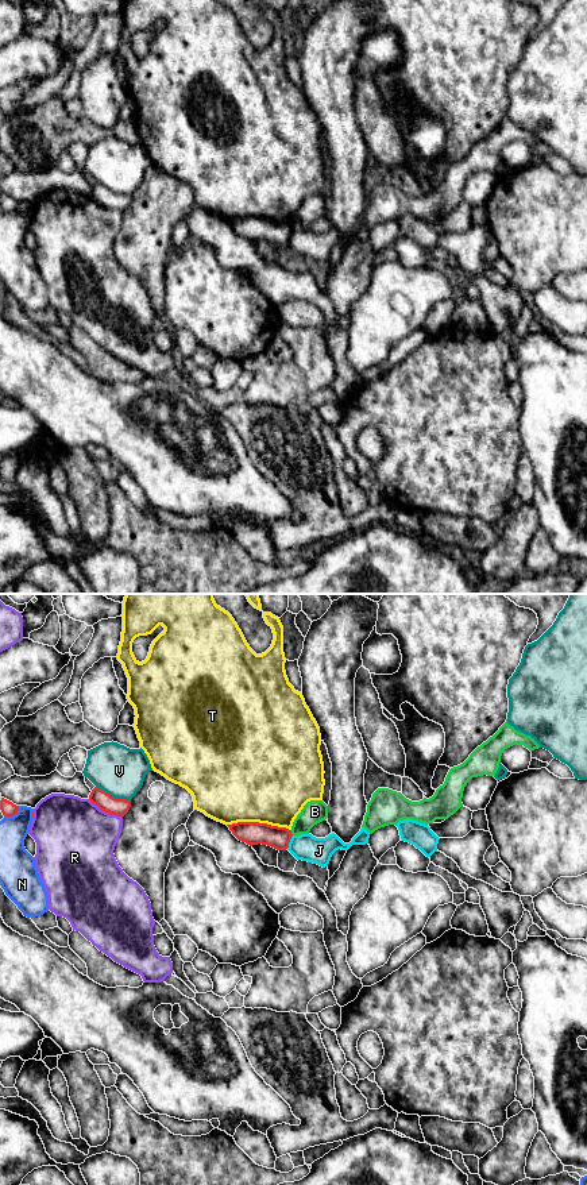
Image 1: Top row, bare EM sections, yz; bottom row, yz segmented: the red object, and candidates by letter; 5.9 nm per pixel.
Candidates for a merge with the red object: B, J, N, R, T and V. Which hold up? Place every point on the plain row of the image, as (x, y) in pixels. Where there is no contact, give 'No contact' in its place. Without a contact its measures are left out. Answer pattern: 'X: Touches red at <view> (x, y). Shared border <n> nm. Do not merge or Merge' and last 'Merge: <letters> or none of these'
B: Touches red at yz (290, 228). Shared border 40 nm. Do not merge
J: Touches red at yz (289, 236). Shared border 90 nm. Do not merge
N: Touches red at yz (12, 211). Shared border 110 nm. Do not merge
R: Touches red at yz (105, 207). Shared border 240 nm. Do not merge
T: Touches red at yz (258, 217). Shared border 380 nm. Do not merge
V: Touches red at yz (112, 192). Shared border 220 nm. Do not merge
Merge: none of these

